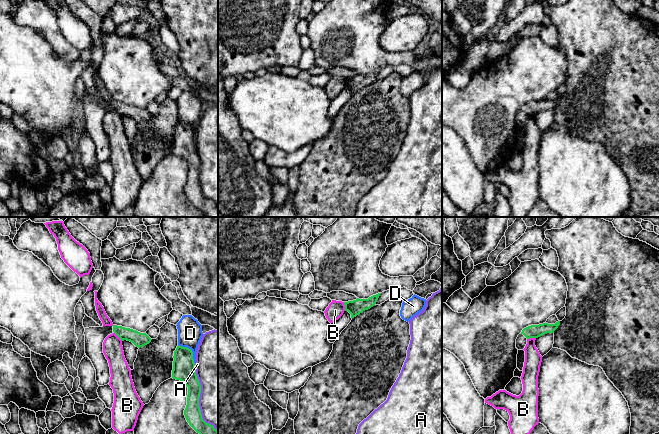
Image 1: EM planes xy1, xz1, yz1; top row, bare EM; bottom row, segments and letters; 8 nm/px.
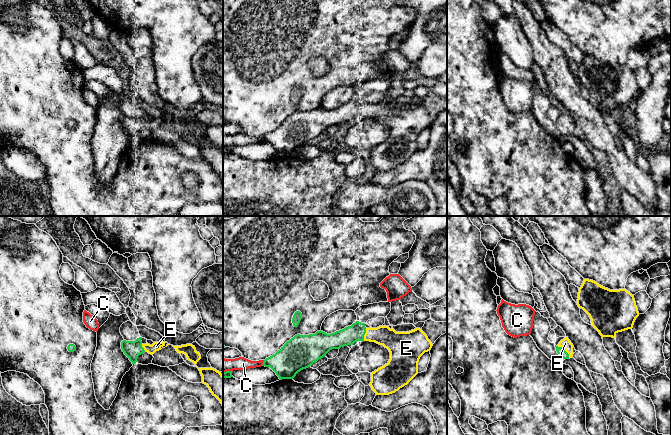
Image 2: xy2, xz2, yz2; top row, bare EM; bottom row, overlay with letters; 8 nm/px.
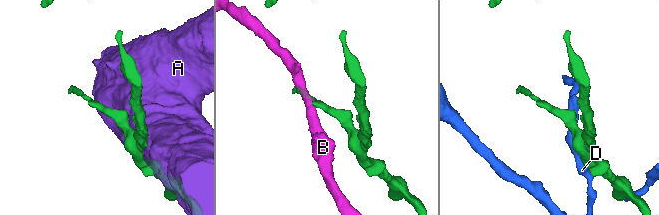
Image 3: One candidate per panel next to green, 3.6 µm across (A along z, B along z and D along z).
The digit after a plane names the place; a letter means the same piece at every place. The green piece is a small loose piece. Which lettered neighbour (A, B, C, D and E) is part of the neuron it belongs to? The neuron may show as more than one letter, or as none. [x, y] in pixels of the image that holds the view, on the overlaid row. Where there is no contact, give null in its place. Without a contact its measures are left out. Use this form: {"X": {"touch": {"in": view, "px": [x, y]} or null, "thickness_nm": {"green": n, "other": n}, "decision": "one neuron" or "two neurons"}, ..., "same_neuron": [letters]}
{"A": {"touch": {"in": "xy1", "px": [198, 399]}, "thickness_nm": {"green": 170, "other": 300}, "decision": "two neurons"}, "B": {"touch": {"in": "xz1", "px": [345, 306]}, "thickness_nm": {"green": 120, "other": 140}, "decision": "two neurons"}, "C": {"touch": {"in": "xz2", "px": [263, 363]}, "thickness_nm": {"green": 240, "other": 110}, "decision": "two neurons"}, "D": {"touch": {"in": "xy1", "px": [191, 350]}, "thickness_nm": {"green": 180, "other": 190}, "decision": "two neurons"}, "E": {"touch": {"in": "yz2", "px": [564, 350]}, "thickness_nm": {"green": 70, "other": 80}, "decision": "one neuron"}, "same_neuron": ["E"]}

